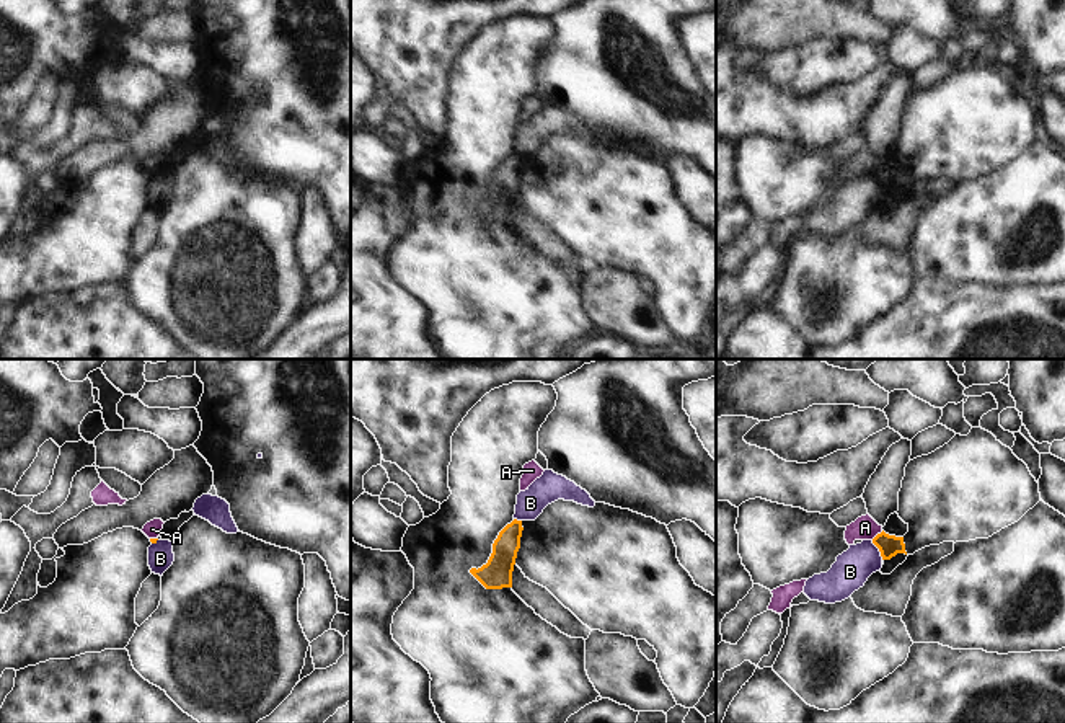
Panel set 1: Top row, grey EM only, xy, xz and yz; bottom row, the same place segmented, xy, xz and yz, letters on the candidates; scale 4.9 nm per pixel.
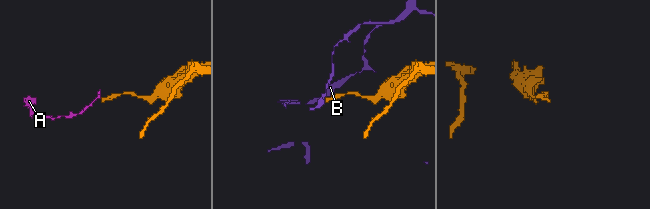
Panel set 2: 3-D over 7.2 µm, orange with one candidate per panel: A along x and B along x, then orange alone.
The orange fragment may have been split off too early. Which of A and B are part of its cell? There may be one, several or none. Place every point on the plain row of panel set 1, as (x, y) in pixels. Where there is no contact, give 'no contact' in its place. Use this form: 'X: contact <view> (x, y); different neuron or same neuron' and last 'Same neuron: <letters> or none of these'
A: contact yz (878, 168); different neuron
B: contact yz (879, 185); different neuron
Same neuron: none of these

